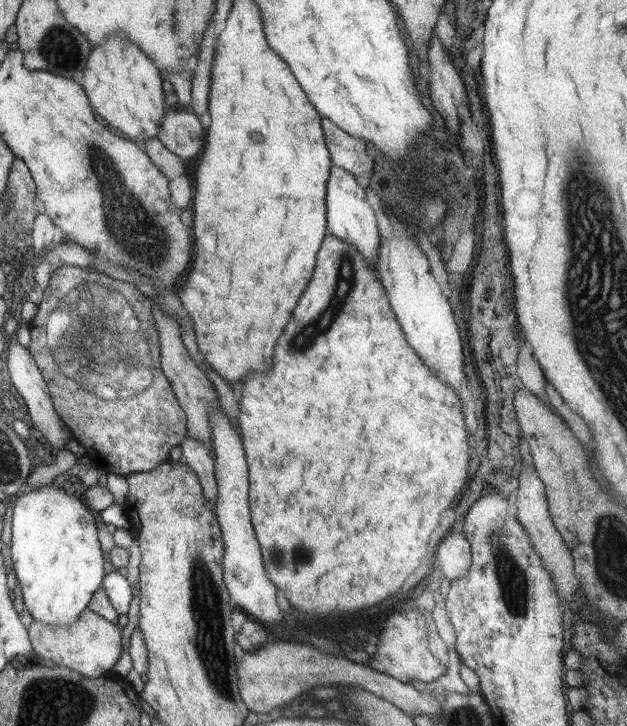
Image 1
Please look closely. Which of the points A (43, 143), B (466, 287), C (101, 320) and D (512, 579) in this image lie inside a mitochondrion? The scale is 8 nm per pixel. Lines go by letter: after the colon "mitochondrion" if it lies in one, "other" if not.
A: other
B: other
C: mitochondrion
D: mitochondrion

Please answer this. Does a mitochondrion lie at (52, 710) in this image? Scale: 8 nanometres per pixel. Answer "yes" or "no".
yes

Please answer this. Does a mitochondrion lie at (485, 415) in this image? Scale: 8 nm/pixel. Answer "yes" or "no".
no

